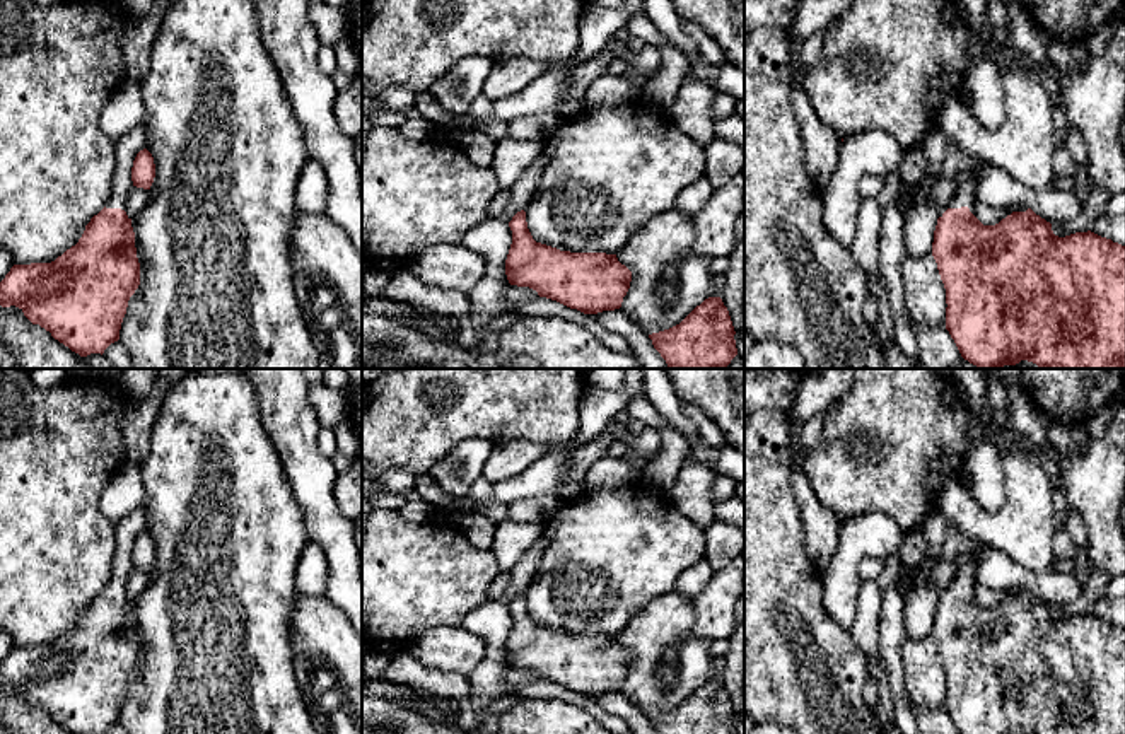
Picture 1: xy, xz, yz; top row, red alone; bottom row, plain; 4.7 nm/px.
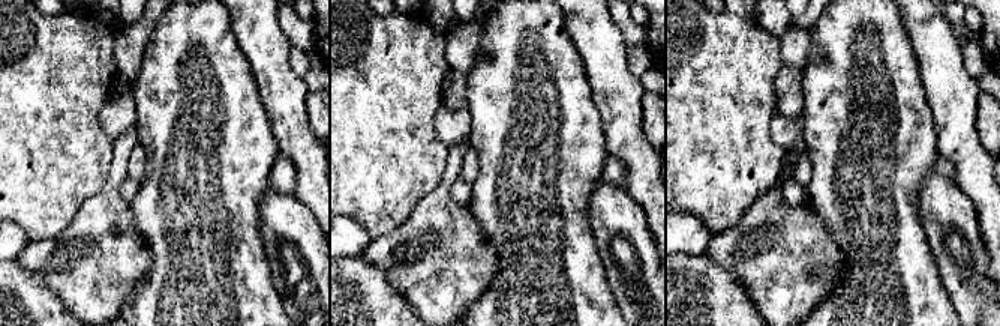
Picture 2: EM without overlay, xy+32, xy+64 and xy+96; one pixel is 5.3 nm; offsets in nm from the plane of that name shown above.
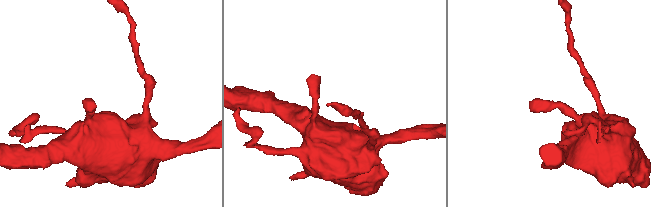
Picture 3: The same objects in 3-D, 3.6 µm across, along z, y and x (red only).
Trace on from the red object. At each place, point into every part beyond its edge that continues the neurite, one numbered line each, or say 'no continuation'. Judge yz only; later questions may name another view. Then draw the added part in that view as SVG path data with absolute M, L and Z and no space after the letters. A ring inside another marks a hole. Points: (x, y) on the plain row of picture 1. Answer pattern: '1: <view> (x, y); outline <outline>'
1: yz (965, 577); outline M963 556L956 563L956 575L947 591L968 589L970 594L975 597L975 585L976 585L976 577L975 577L973 560L970 556Z

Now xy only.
1: xy (127, 530); outline M143 505L128 514L116 524L116 553L113 558L113 575L106 591L125 592L126 579L133 570L131 550L137 536L147 529L147 516Z

